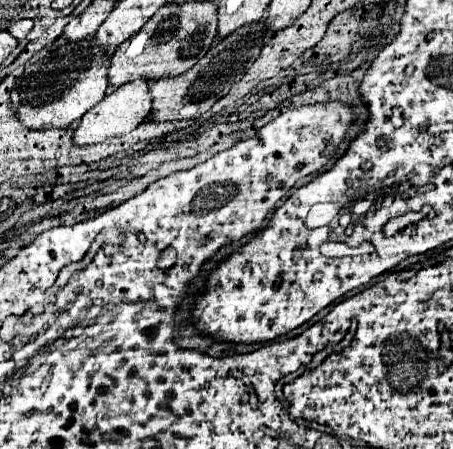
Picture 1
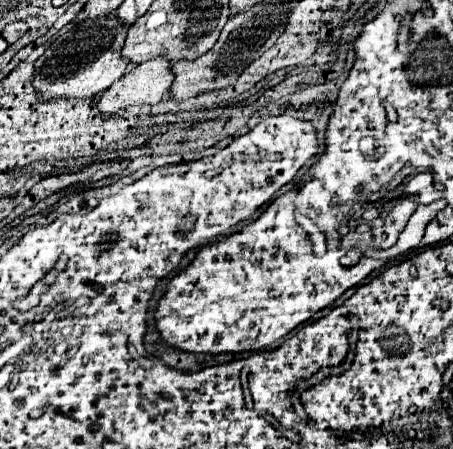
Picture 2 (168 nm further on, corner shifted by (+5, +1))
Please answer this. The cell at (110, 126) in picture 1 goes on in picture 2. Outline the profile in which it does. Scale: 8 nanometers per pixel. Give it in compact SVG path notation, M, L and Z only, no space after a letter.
M159 56L129 68L109 90L99 98L99 110L109 116L133 104L157 104L173 84L171 60Z

